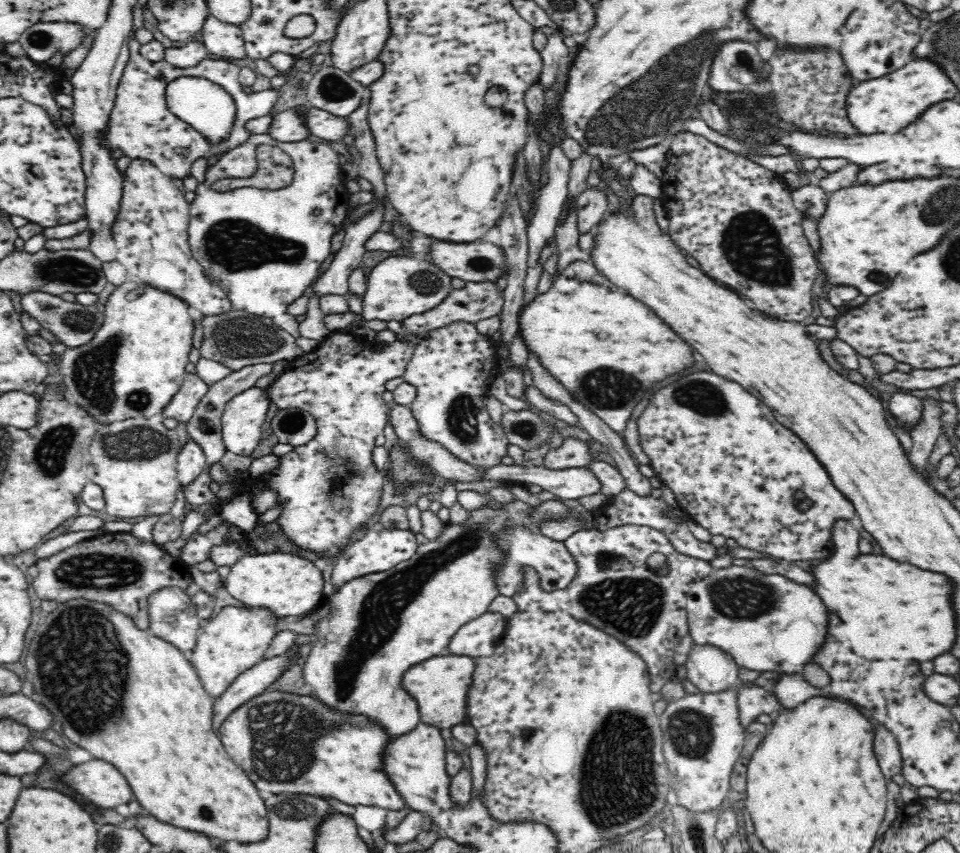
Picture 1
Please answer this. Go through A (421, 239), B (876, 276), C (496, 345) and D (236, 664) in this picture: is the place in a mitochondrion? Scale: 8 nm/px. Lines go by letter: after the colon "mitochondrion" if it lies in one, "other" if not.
A: other
B: mitochondrion
C: other
D: other

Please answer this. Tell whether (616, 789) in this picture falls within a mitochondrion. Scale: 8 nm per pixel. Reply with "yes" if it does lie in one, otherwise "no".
yes

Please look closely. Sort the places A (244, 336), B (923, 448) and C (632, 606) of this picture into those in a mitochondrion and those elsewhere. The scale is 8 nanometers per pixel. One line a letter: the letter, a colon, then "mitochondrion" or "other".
A: mitochondrion
B: other
C: mitochondrion

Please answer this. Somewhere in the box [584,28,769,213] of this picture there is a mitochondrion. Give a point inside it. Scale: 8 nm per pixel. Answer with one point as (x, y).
(743, 60)

